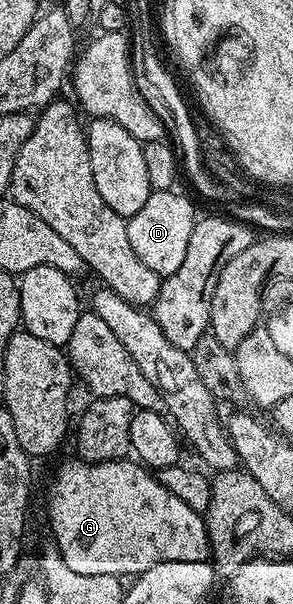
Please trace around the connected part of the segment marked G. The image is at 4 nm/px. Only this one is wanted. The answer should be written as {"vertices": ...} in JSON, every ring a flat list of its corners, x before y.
{"vertices":[[70,457,66,463,59,464,49,487,49,527,53,530,52,542,74,573,142,575,147,569,167,561,204,563,210,558,209,534,202,512,189,508,175,493,163,489,150,468,129,457,106,463,87,463,84,459]]}

